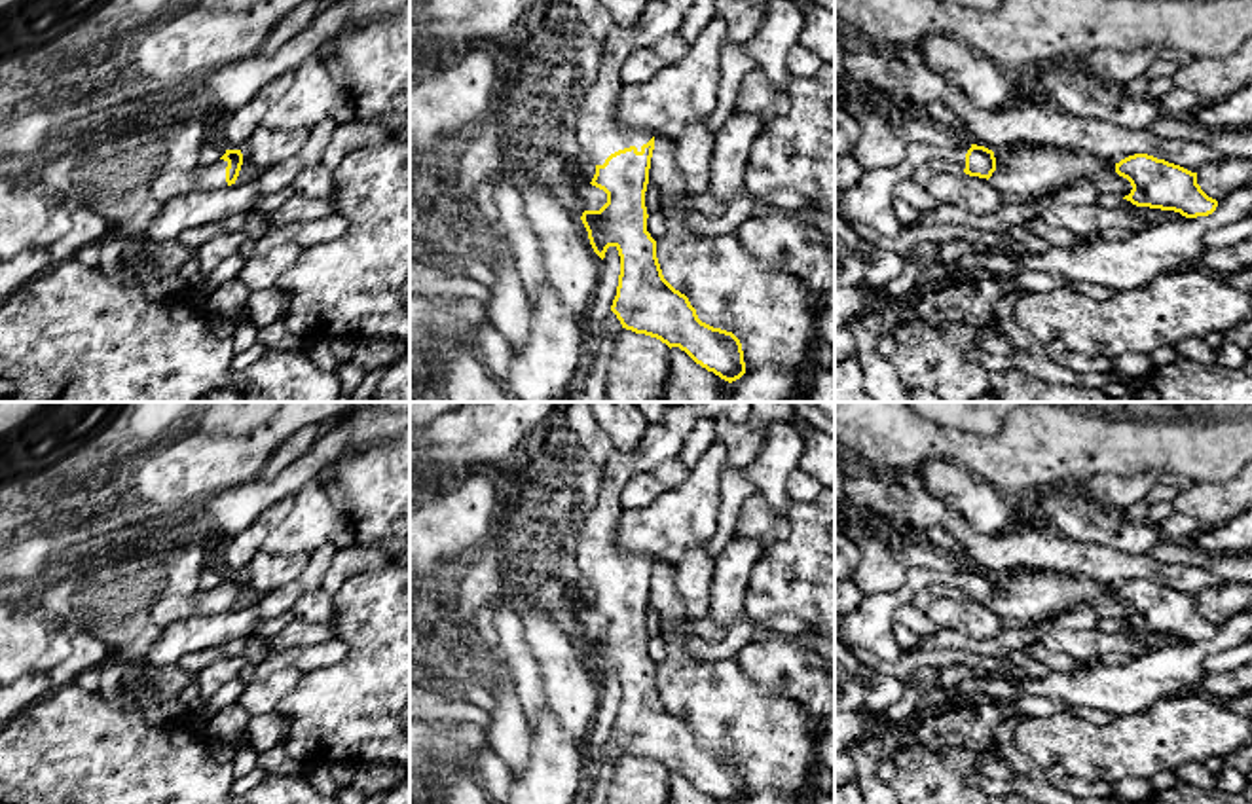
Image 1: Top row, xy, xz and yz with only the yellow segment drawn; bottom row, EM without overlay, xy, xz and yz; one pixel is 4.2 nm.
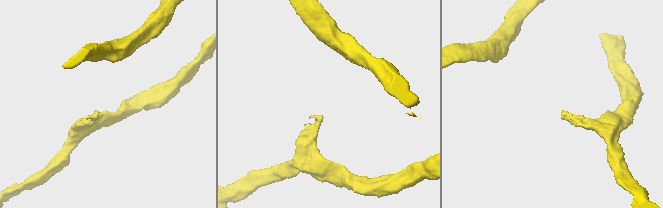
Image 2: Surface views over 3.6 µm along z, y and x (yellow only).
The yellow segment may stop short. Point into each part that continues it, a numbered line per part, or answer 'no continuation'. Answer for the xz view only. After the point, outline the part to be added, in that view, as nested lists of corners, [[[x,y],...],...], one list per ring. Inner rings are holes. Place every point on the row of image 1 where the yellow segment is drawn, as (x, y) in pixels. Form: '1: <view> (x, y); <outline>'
1: xz (598, 135); [[[649,0],[637,25],[624,28],[611,25],[603,38],[603,57],[594,85],[586,91],[575,135],[582,150],[594,165],[624,148],[647,144],[653,135],[649,131],[622,131],[615,125],[613,116],[618,104],[620,68],[628,55],[639,47],[654,47],[666,36],[679,30],[689,8],[694,0]]]

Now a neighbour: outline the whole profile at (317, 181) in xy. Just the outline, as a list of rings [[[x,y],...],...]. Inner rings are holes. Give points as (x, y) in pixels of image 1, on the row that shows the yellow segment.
[[[313,161],[309,167],[302,169],[292,190],[302,197],[332,197],[336,188],[334,169],[321,161]]]

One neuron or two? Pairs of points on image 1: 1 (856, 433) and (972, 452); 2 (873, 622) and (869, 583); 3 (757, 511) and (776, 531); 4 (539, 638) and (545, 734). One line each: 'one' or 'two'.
1: one
2: two
3: one
4: two

